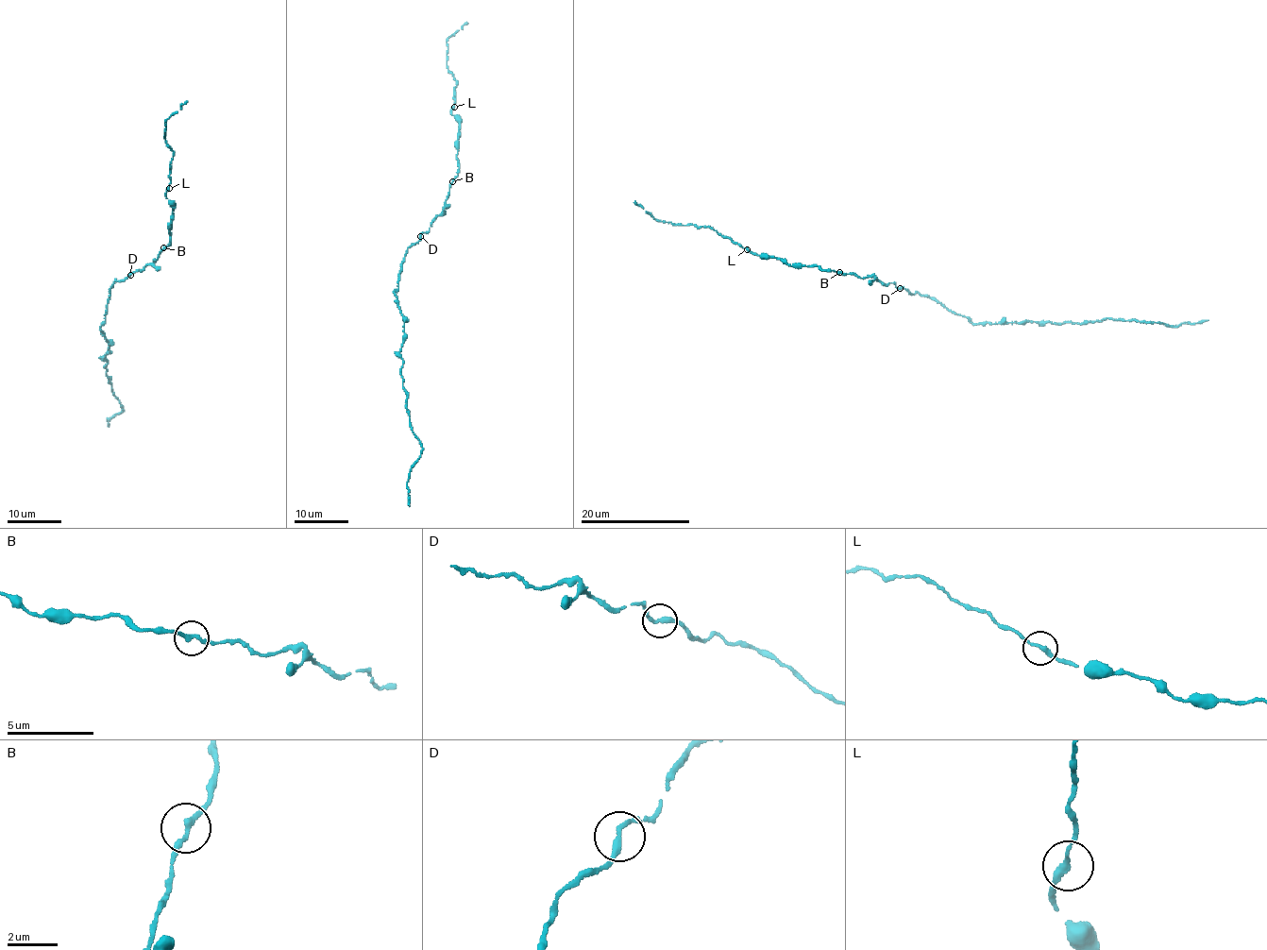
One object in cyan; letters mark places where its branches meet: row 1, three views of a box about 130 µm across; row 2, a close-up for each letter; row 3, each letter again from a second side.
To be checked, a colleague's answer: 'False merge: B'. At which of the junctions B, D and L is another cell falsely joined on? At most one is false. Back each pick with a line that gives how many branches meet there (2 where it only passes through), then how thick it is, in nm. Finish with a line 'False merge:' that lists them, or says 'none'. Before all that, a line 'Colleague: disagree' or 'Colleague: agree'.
Colleague: disagree
False merge: none

